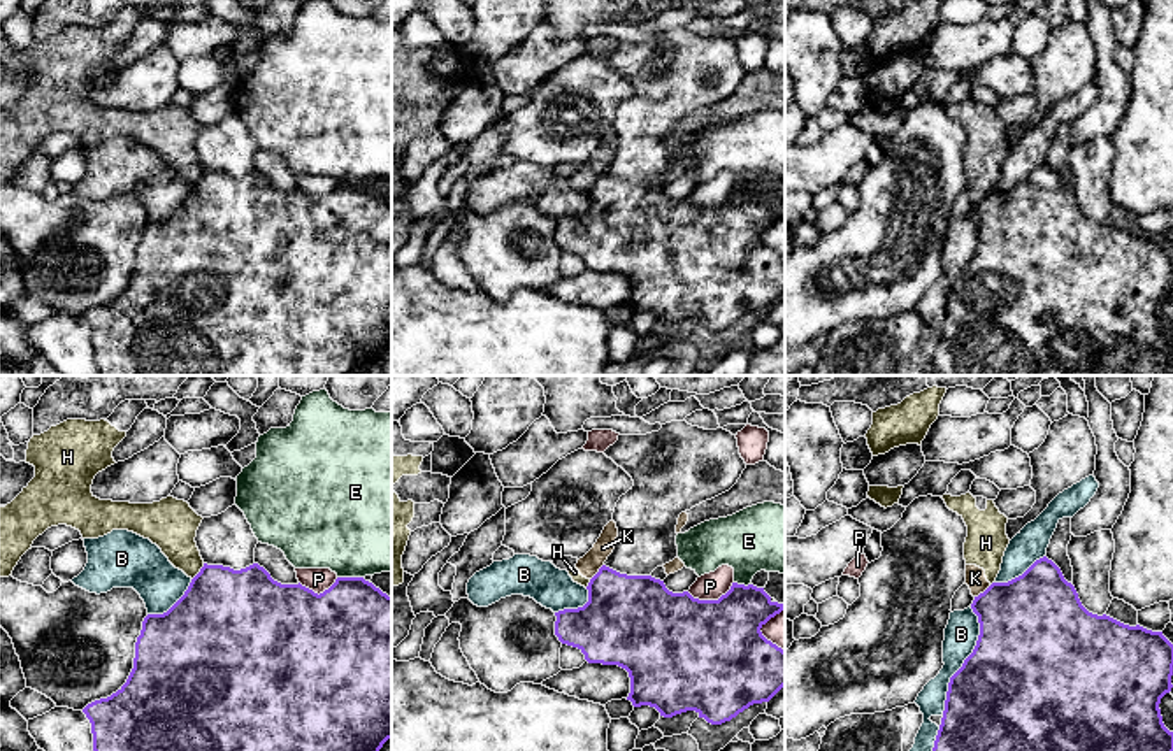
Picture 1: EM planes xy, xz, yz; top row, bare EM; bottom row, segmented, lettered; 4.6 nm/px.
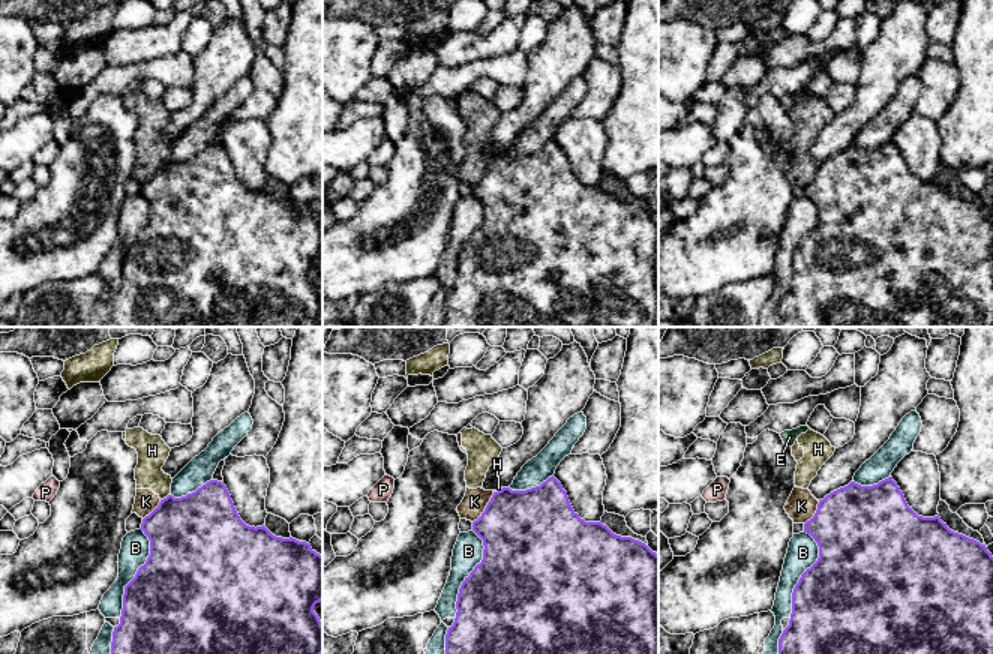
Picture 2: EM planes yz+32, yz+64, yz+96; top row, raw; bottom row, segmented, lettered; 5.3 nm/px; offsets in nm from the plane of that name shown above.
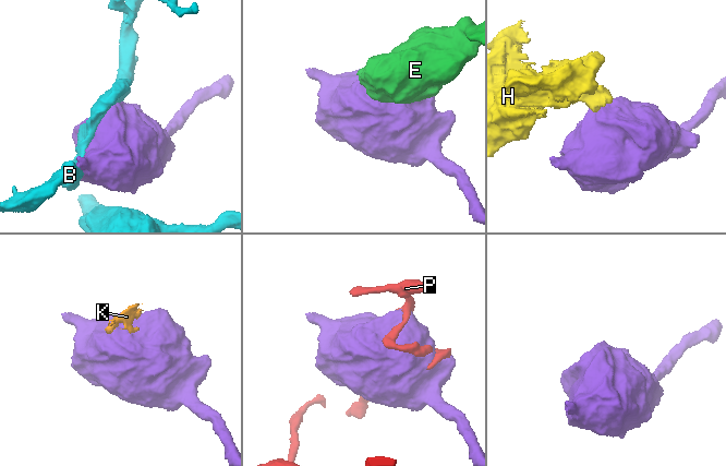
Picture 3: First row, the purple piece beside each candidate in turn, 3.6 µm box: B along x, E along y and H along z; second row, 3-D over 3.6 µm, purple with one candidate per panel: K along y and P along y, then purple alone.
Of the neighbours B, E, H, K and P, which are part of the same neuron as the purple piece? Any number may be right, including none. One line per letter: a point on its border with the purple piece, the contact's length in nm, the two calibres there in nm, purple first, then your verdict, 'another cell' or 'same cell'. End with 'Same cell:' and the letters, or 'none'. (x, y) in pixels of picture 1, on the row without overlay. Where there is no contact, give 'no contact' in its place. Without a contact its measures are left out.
B: contact yz (964, 267); length 500 nm; calibres 500 and 160 nm; another cell
E: contact xy (350, 185); length 120 nm; calibres 460 and 480 nm; another cell
H: contact xy (199, 179); length 100 nm; calibres 460 and 220 nm; another cell
K: contact yz (984, 199); length 100 nm; calibres 440 and 100 nm; another cell
P: contact xz (712, 207); length 220 nm; calibres 500 and 130 nm; another cell
Same cell: none

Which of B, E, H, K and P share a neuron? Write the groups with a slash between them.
B / E / H K / P

